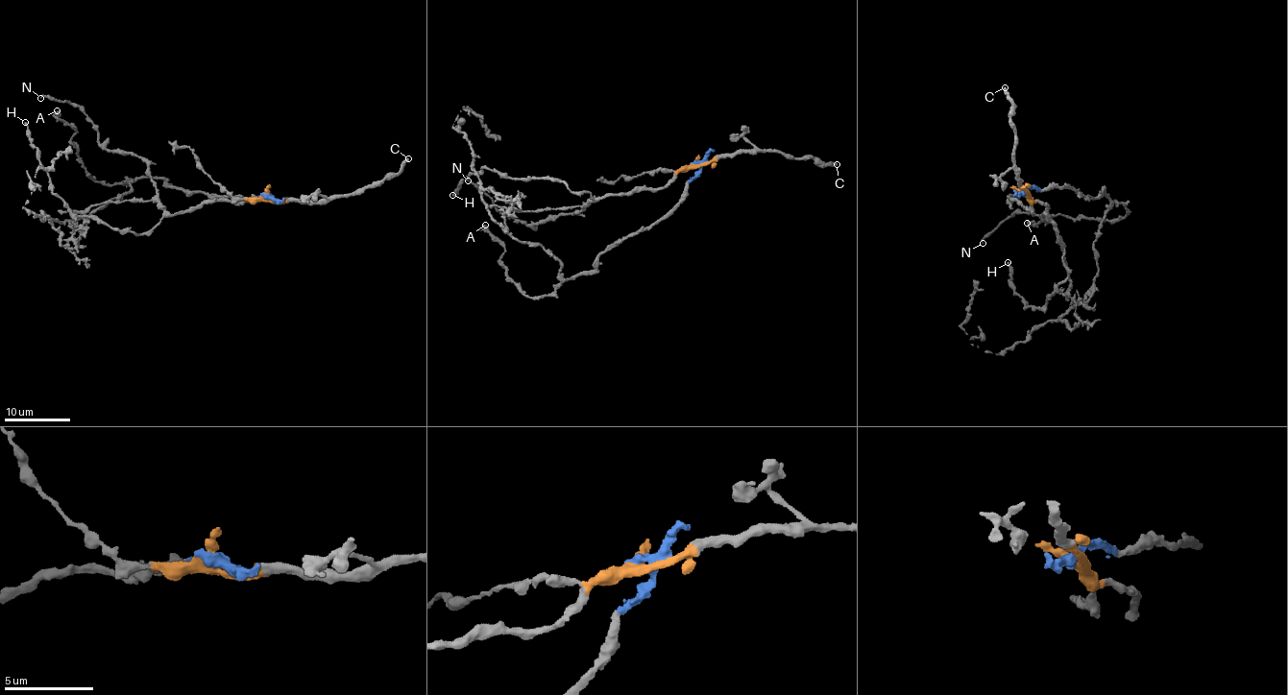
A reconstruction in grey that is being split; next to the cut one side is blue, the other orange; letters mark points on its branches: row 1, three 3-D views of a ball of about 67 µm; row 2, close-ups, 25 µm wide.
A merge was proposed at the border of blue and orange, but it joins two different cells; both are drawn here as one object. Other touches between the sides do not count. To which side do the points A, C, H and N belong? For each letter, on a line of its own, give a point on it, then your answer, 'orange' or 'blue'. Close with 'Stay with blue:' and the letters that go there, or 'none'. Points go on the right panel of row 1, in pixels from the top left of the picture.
A: at (1027, 223); blue
C: at (1005, 87); orange
H: at (1008, 262); orange
N: at (983, 243); orange
Stay with blue: A

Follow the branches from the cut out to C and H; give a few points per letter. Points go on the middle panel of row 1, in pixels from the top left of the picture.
C: (696, 163), (716, 161), (721, 155), (736, 154), (784, 152), (794, 157), (813, 157), (837, 165)
H: (696, 163), (685, 165), (665, 187), (595, 198), (571, 192), (562, 181), (507, 178), (482, 167), (452, 195)

